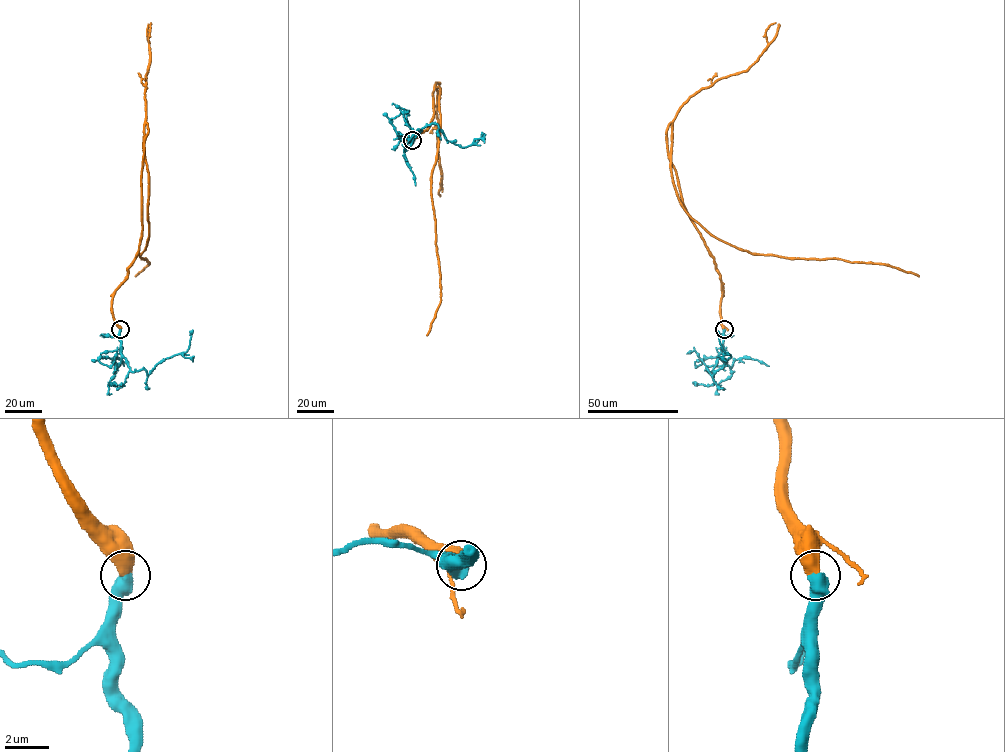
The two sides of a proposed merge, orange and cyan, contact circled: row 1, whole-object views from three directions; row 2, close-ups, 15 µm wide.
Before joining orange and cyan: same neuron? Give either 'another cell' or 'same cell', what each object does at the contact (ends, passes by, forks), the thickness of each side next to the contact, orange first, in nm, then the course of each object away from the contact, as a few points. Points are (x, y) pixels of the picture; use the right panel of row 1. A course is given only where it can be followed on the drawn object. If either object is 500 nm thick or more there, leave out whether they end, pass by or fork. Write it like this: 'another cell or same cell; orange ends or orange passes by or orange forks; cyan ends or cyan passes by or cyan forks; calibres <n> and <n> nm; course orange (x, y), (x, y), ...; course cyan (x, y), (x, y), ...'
another cell; calibres 650 and 650 nm; course orange (724, 329), (720, 273), (669, 156), (671, 122), (676, 195), (713, 235), (754, 253), (885, 263), (919, 276); course cyan (724, 330), (723, 349), (713, 369), (707, 369), (711, 375), (731, 357), (723, 350), (717, 330)

